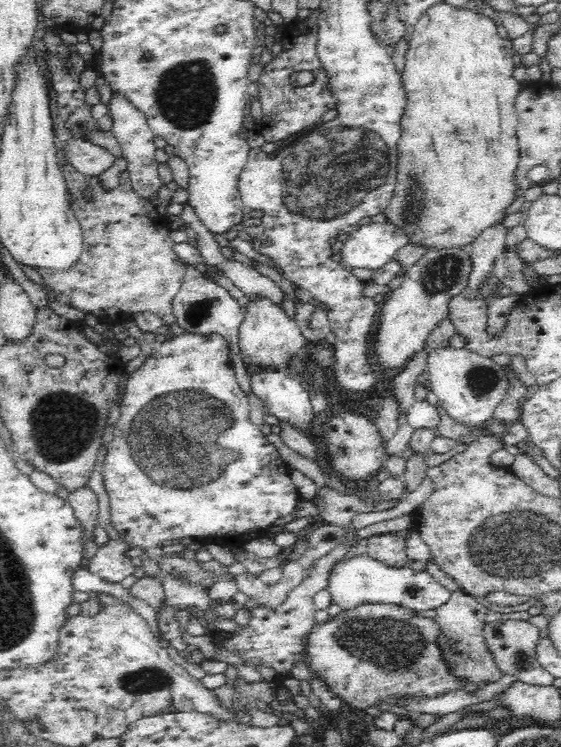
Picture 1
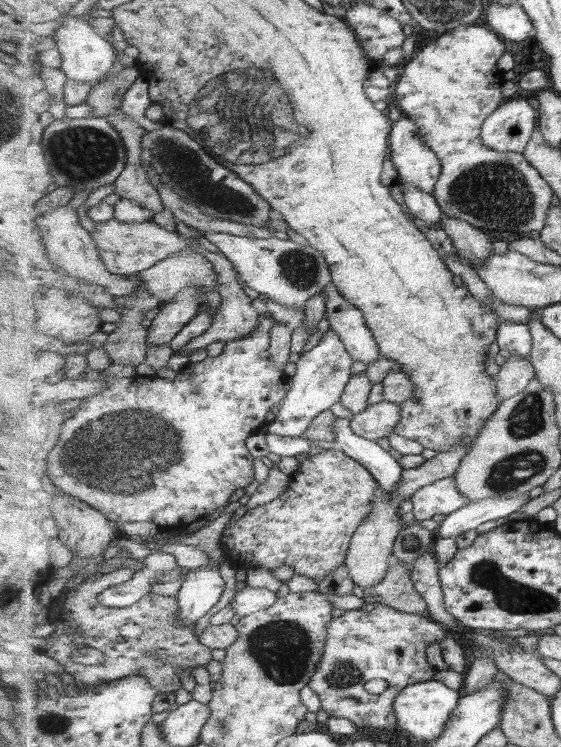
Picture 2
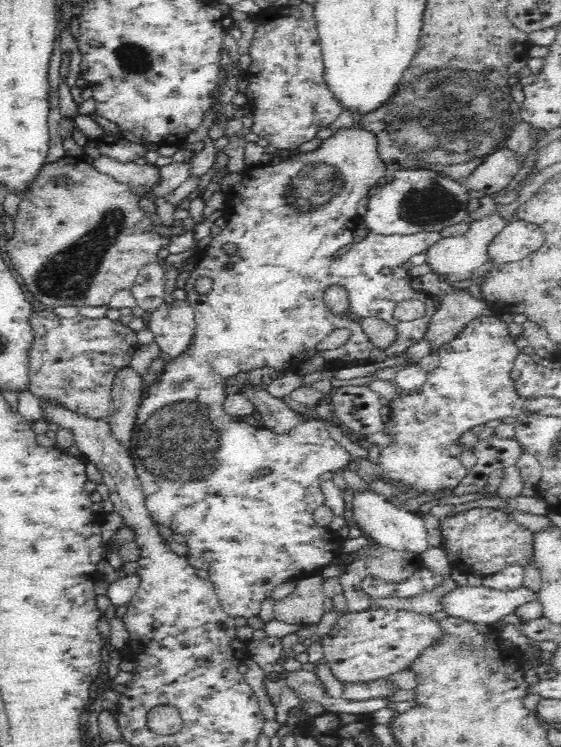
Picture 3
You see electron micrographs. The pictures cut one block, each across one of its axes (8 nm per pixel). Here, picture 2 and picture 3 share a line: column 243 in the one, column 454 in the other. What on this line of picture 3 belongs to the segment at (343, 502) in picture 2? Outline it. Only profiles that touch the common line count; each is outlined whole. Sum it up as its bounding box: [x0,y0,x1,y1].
[439,507,532,577]

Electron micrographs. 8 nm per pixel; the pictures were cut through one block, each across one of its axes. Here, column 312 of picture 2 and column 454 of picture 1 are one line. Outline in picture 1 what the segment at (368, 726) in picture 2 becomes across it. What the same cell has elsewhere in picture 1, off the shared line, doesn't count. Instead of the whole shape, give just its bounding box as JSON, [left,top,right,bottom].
[302,604,486,710]

